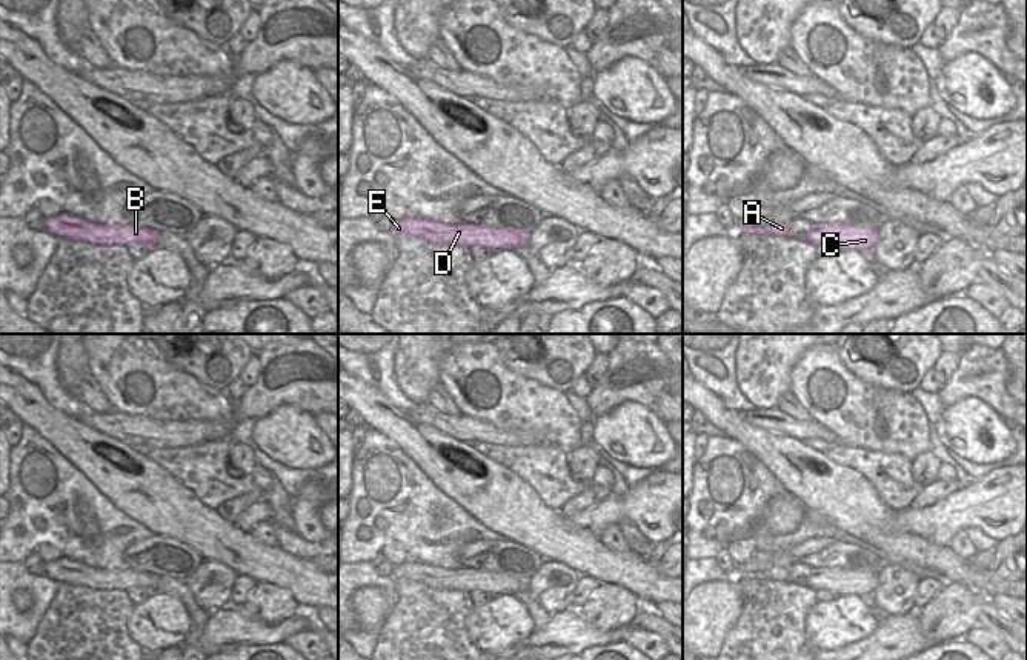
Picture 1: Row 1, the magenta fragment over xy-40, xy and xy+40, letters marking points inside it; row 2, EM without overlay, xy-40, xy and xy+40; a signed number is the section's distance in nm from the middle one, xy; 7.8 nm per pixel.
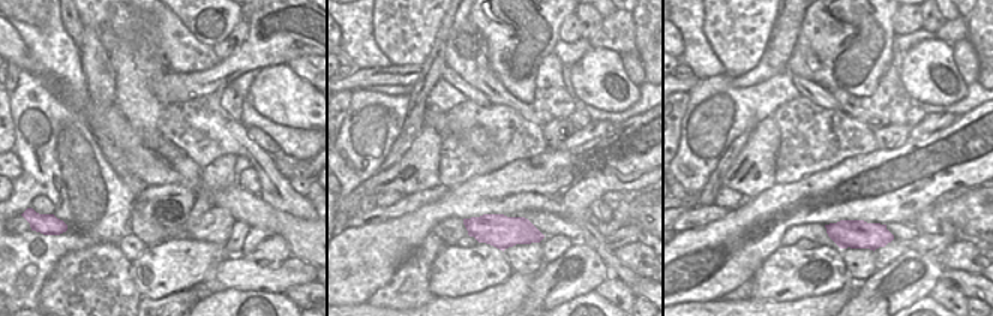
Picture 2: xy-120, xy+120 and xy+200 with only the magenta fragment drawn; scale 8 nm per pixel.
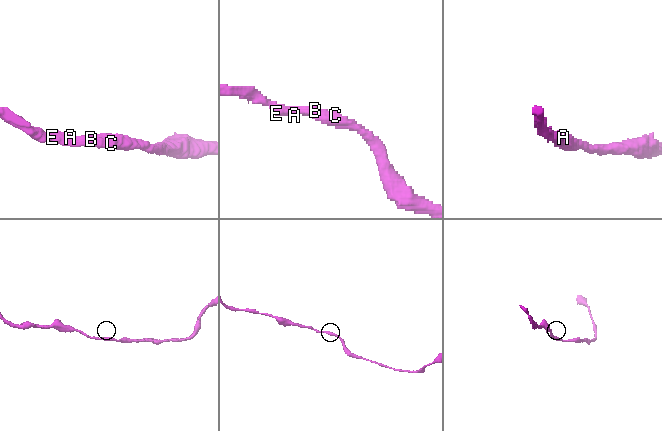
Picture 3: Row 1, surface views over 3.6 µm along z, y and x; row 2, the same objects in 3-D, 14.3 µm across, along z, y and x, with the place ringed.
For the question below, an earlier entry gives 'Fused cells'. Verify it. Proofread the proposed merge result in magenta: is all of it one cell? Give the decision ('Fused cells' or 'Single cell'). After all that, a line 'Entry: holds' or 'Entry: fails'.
Single cell
Entry: fails

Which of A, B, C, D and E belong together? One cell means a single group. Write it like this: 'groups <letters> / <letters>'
groups A B C D E

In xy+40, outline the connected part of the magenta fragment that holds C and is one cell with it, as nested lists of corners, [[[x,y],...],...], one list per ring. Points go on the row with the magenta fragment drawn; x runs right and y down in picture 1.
[[[812,223],[809,231],[798,238],[813,246],[832,246],[838,251],[855,249],[869,254],[878,240],[878,229],[846,223]]]

